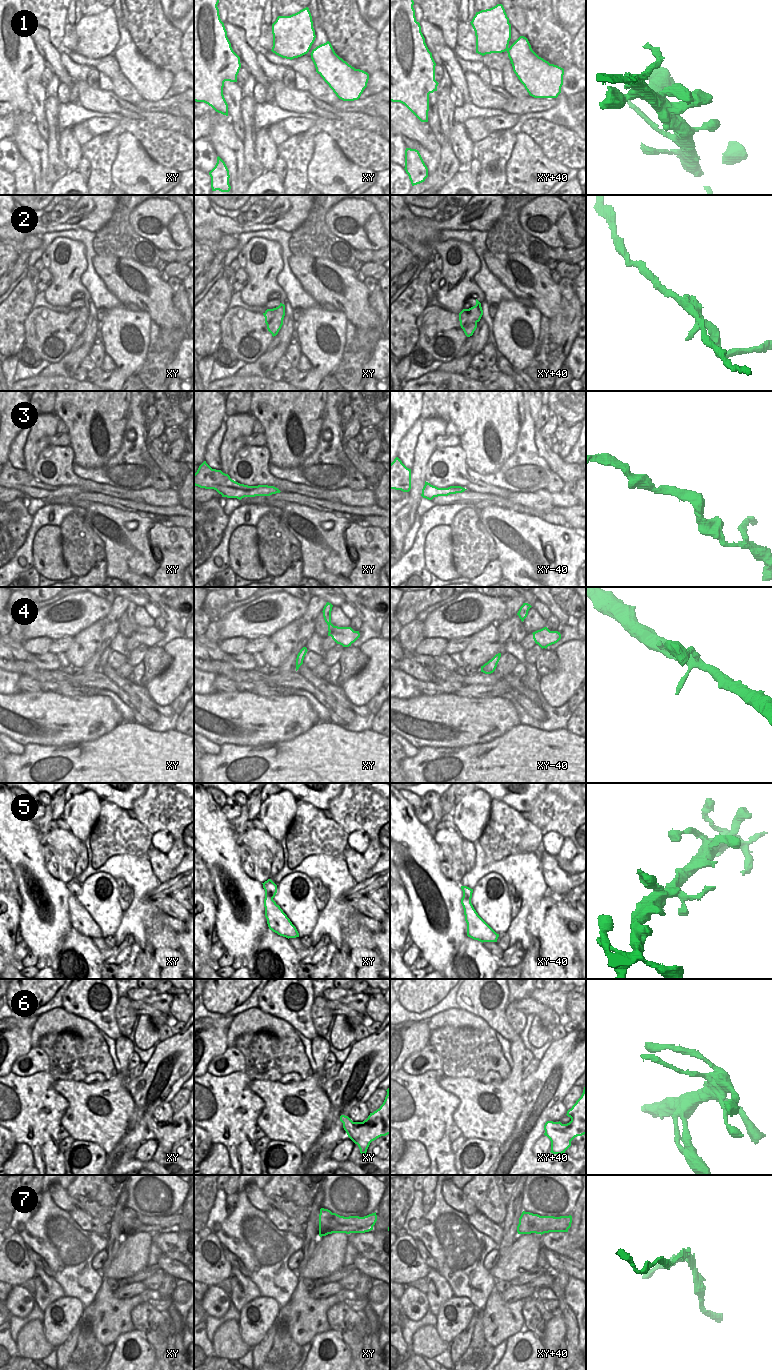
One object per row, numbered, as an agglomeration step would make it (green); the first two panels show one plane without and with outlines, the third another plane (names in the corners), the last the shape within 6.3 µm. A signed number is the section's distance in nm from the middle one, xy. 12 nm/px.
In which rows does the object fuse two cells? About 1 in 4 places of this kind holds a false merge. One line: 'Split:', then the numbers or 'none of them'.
Split: 2, 7

